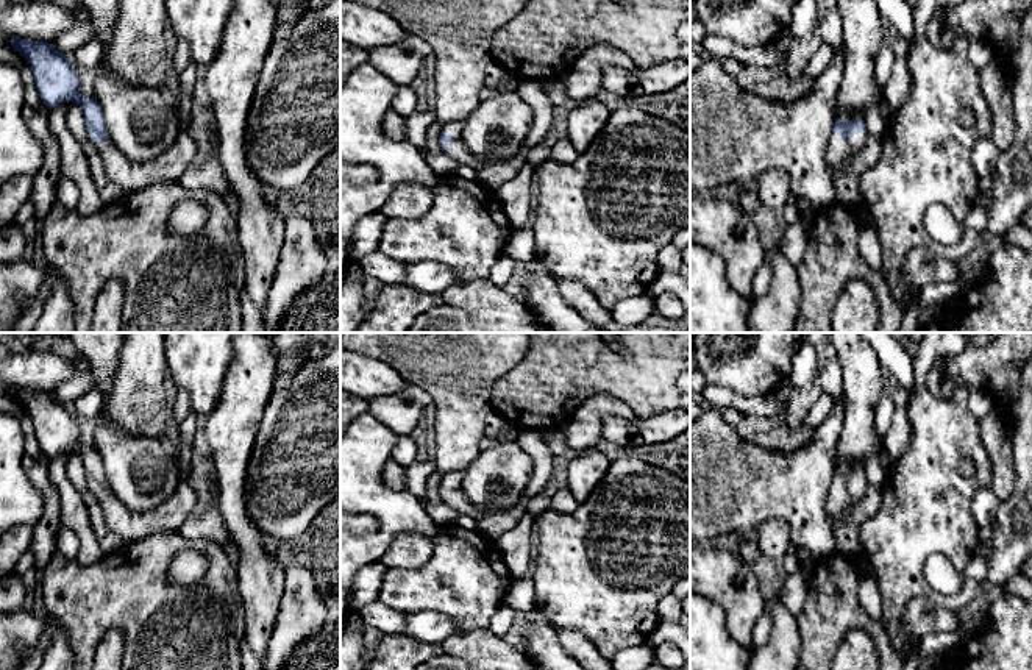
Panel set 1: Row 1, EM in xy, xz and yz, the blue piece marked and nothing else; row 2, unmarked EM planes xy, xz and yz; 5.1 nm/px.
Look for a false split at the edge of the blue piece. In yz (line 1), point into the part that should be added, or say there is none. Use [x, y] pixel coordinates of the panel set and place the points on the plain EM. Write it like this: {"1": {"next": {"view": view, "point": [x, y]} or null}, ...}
{"1": {"next": {"view": "yz", "point": [839, 500]}}}

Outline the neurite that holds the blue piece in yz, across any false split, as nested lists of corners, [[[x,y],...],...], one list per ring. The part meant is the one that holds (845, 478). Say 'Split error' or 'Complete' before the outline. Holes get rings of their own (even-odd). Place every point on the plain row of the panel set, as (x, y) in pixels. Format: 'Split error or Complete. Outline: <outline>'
Split error. Outline: [[[835,467],[835,475],[826,500],[826,512],[832,525],[848,514],[854,503],[863,498],[867,486],[867,476],[862,470],[840,470]]]

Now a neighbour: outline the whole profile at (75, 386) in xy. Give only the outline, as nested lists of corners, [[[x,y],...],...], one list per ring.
[[[77,355],[72,358],[72,361],[80,369],[80,372],[62,381],[53,390],[53,397],[66,406],[72,406],[78,397],[94,387],[94,380],[89,373],[89,362],[86,358],[83,355]]]

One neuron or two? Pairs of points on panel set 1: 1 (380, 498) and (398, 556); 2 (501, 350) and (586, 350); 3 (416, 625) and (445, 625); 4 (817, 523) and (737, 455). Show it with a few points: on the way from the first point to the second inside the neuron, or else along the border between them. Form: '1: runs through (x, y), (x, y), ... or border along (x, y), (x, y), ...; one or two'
1: border along (430, 538), (420, 533), (403, 533), (378, 559); two
2: border along (528, 349), (501, 377); two
3: runs through (423, 625), (437, 625); one
4: runs through (797, 503), (778, 484), (767, 484), (757, 475); one

